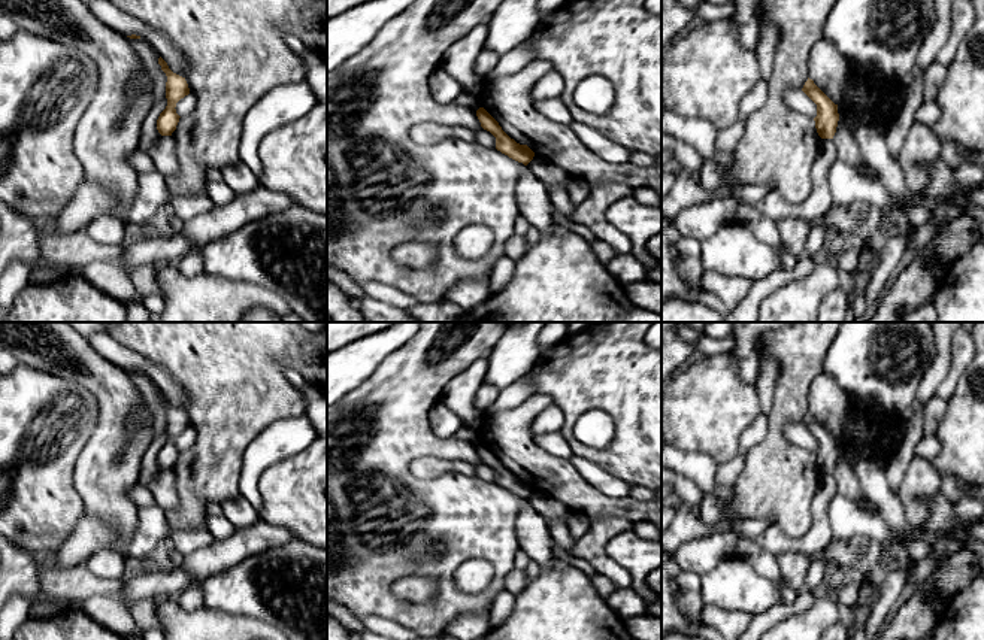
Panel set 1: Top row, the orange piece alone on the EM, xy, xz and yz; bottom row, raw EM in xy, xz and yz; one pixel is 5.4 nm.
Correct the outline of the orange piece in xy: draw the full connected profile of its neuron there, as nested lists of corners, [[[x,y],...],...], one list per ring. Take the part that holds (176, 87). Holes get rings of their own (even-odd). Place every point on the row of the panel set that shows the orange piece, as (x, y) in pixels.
[[[161,57],[158,58],[158,64],[161,66],[161,70],[167,76],[166,82],[167,106],[157,119],[157,130],[161,136],[172,136],[181,118],[175,109],[176,103],[190,94],[190,88],[185,78],[173,73]]]

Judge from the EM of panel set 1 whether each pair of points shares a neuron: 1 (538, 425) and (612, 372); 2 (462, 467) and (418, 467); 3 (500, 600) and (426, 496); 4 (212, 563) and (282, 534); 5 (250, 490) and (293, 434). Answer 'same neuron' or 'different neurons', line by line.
1: different neurons
2: same neuron
3: different neurons
4: same neuron
5: same neuron

